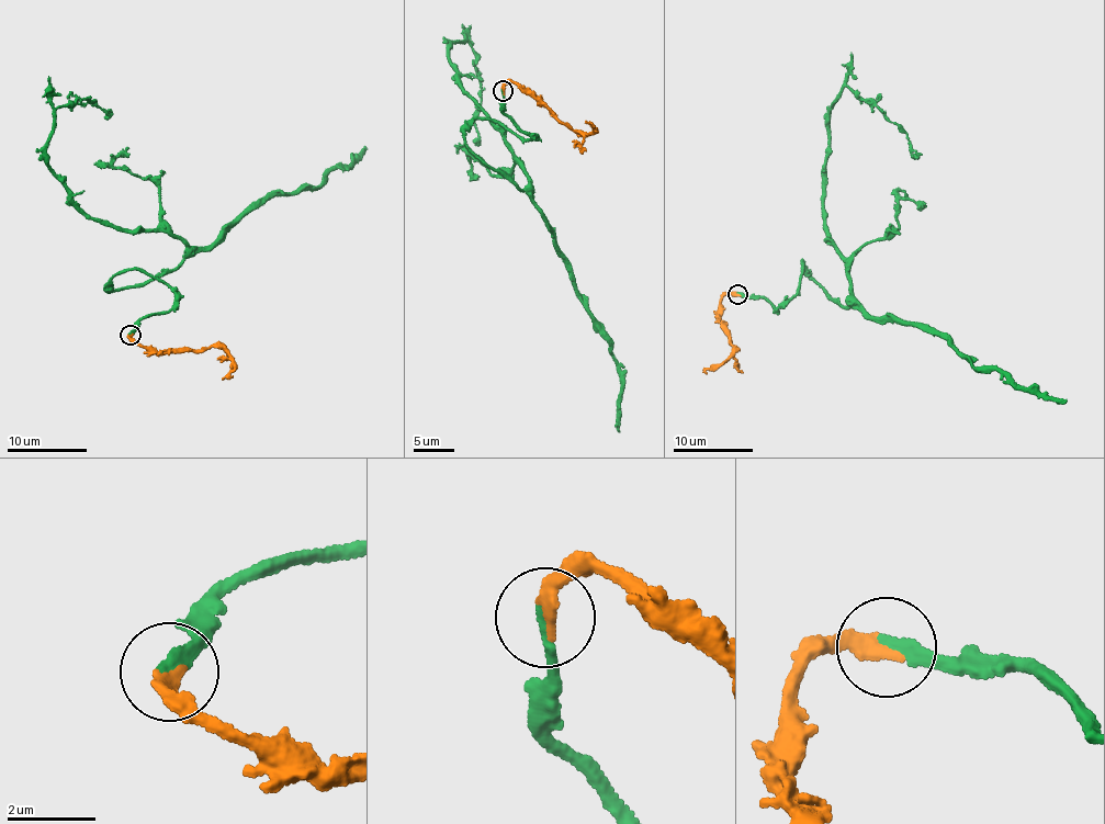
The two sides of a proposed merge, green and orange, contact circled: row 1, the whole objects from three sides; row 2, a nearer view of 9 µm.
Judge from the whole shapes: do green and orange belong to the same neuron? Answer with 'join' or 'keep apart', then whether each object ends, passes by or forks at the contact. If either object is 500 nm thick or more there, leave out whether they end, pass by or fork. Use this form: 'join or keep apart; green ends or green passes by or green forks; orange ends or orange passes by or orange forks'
join; green ends; orange ends

